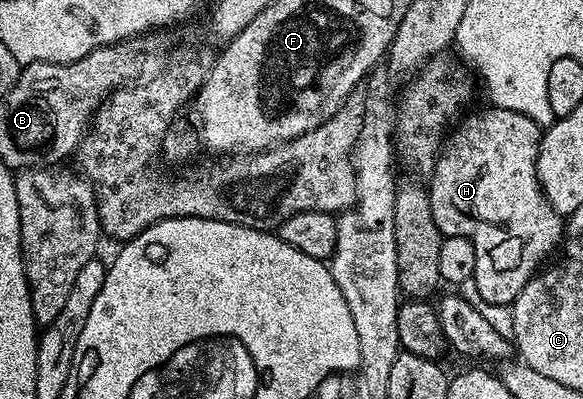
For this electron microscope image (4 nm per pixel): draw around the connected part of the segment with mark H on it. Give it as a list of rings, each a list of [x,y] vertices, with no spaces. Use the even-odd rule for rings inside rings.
[[[494,106],[465,116],[450,129],[443,141],[441,155],[436,159],[435,171],[429,176],[433,222],[437,222],[437,230],[443,236],[470,236],[477,254],[473,277],[477,294],[490,304],[510,306],[531,277],[544,267],[543,259],[560,247],[565,220],[547,201],[547,195],[539,185],[539,175],[535,172],[541,126],[533,122],[533,118],[525,118],[525,114]]]

